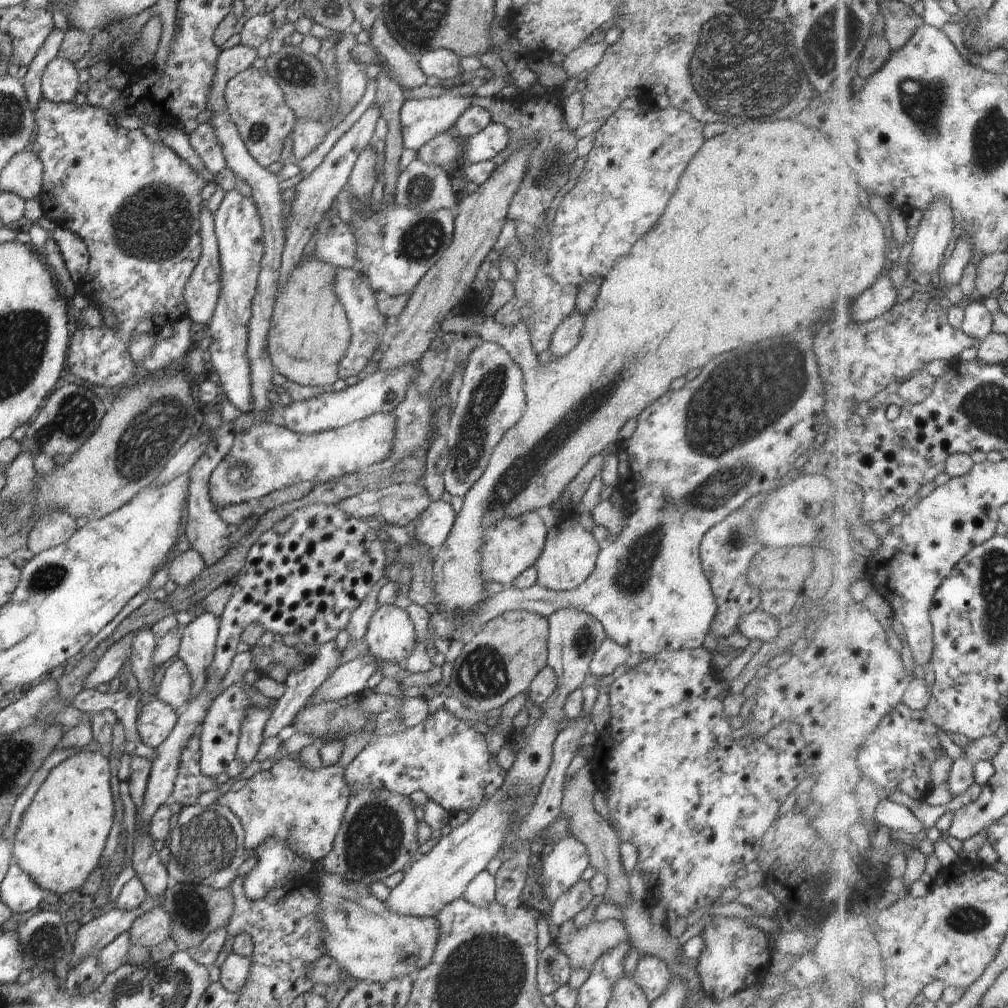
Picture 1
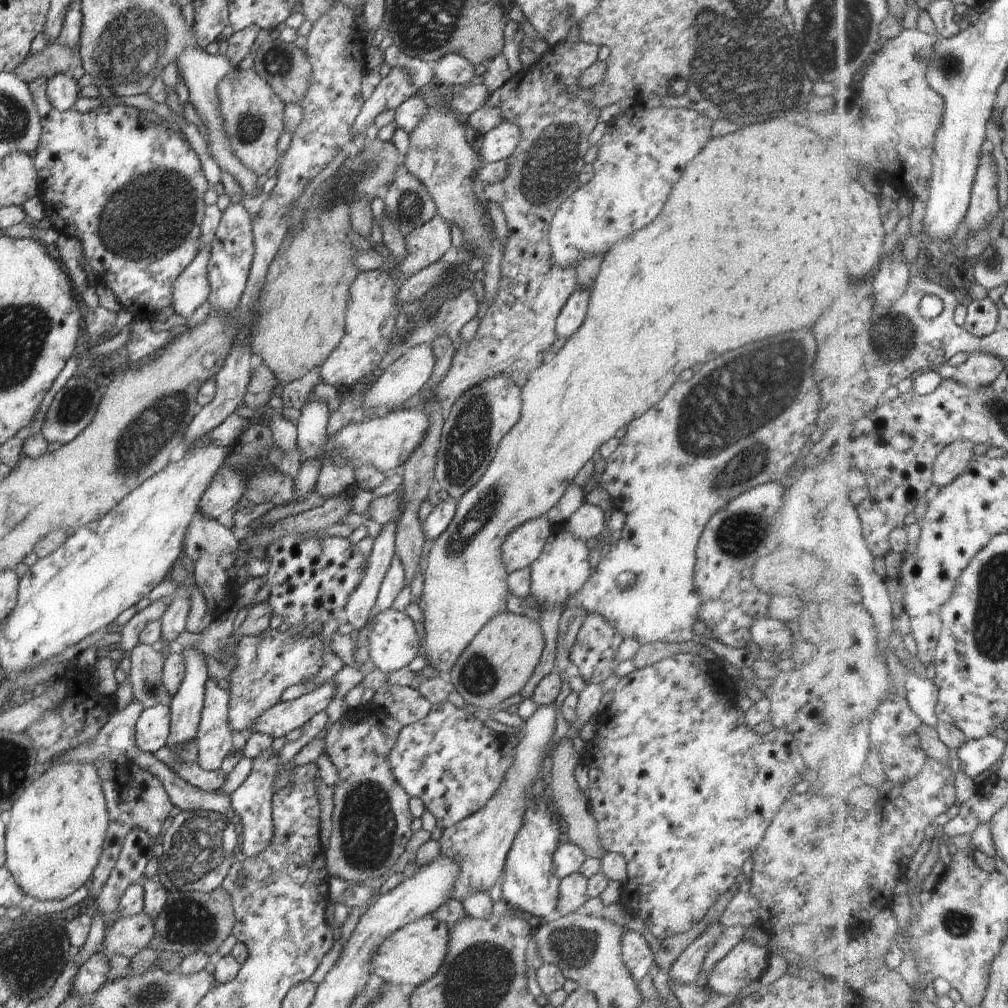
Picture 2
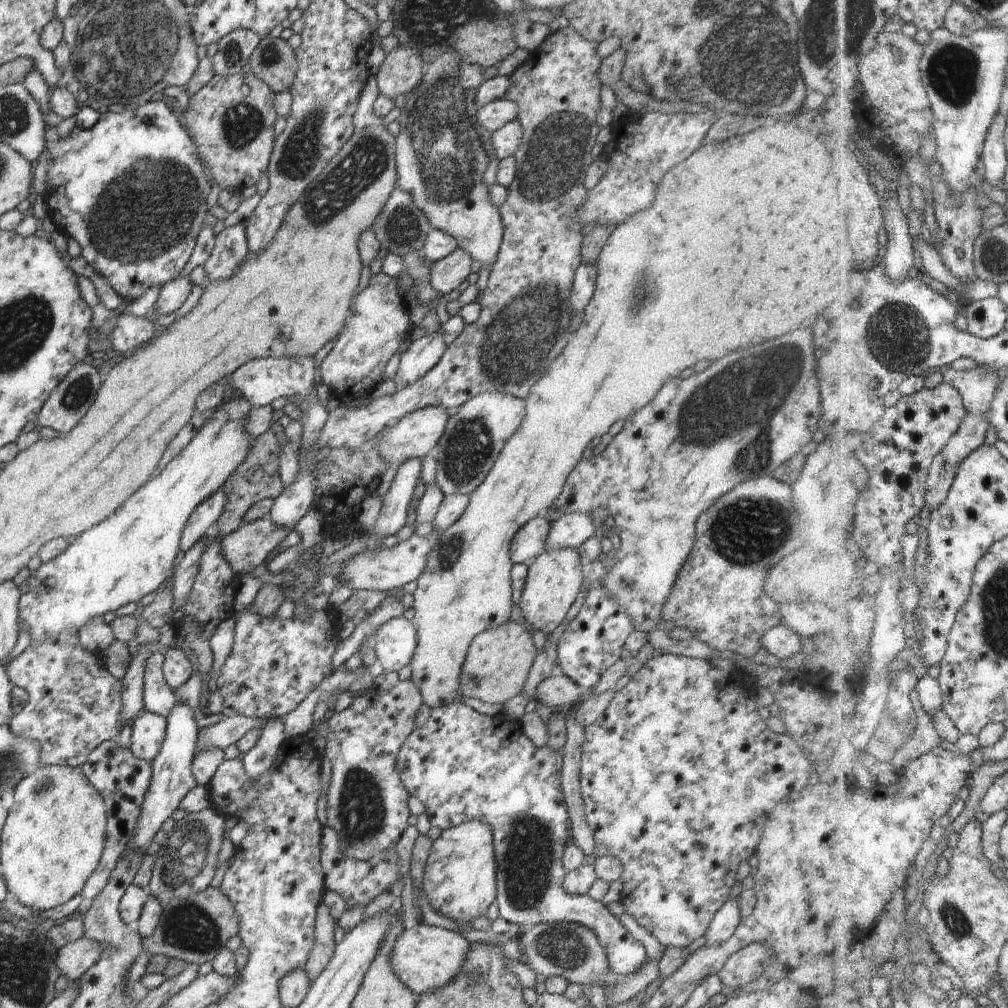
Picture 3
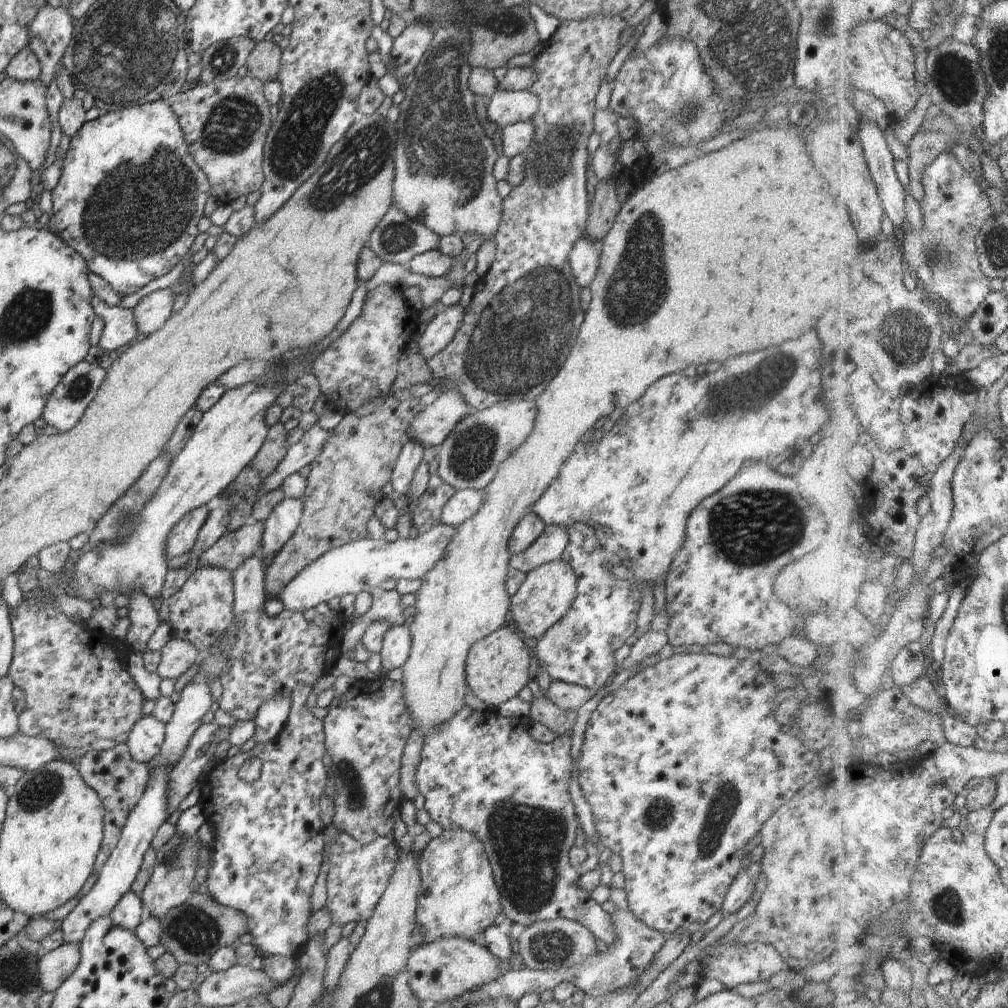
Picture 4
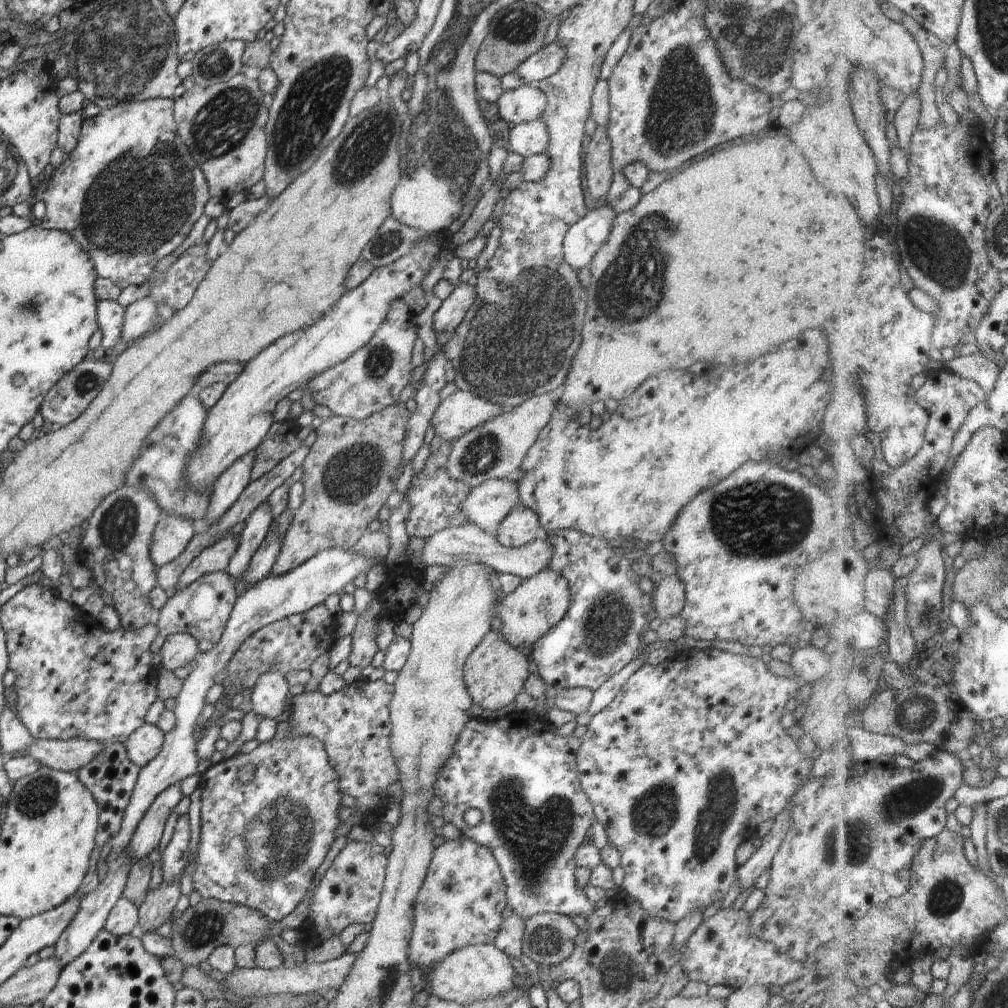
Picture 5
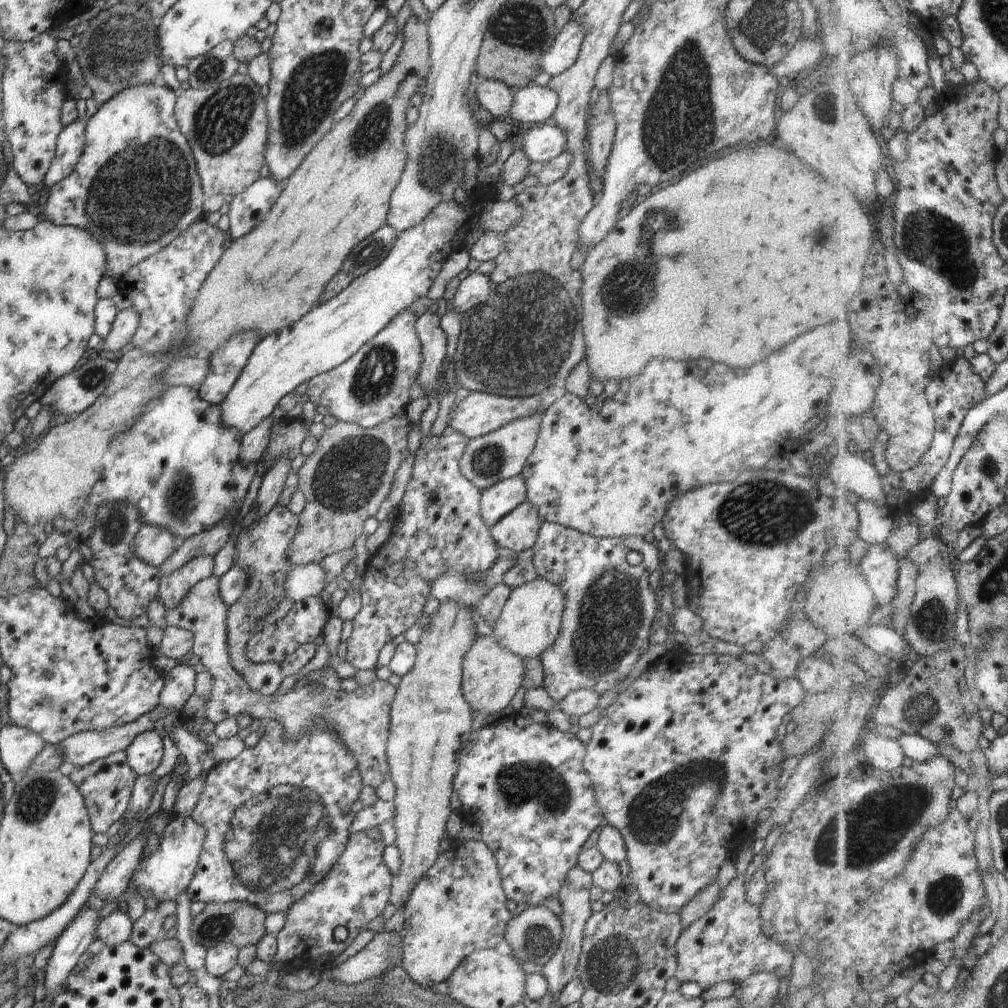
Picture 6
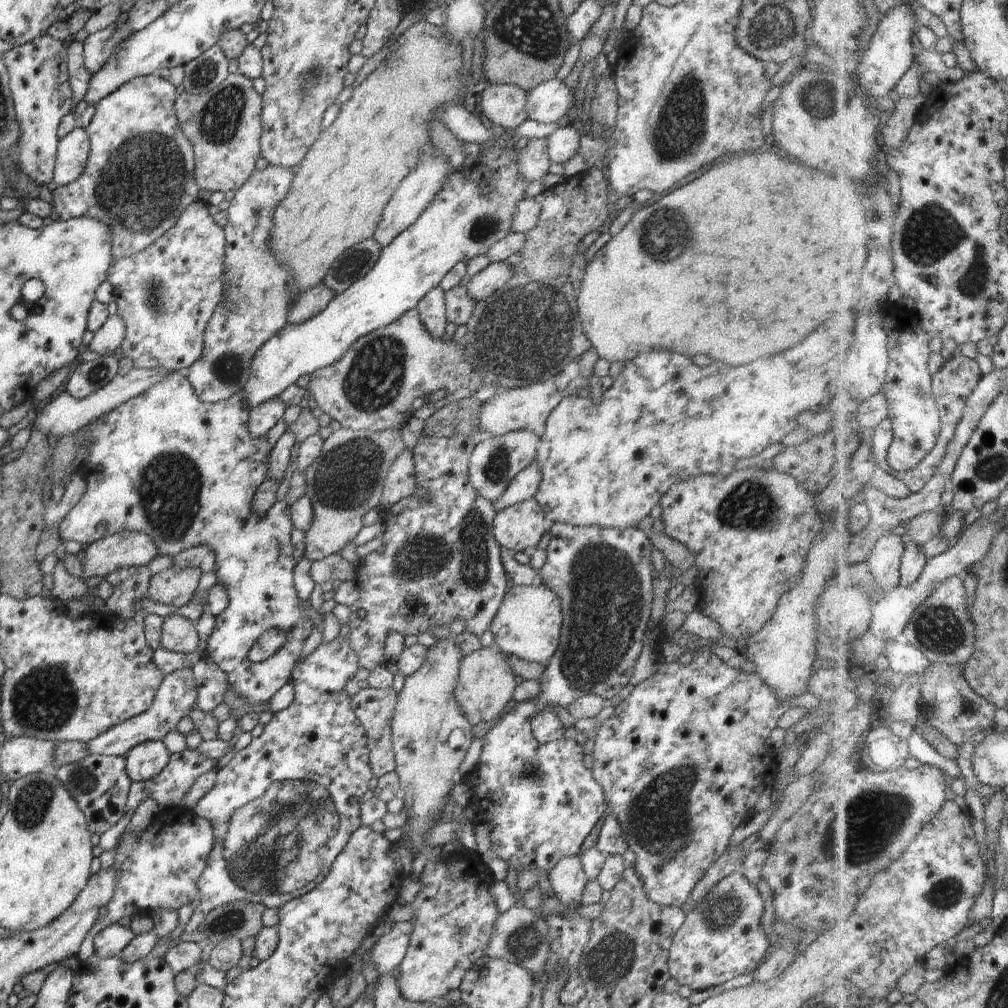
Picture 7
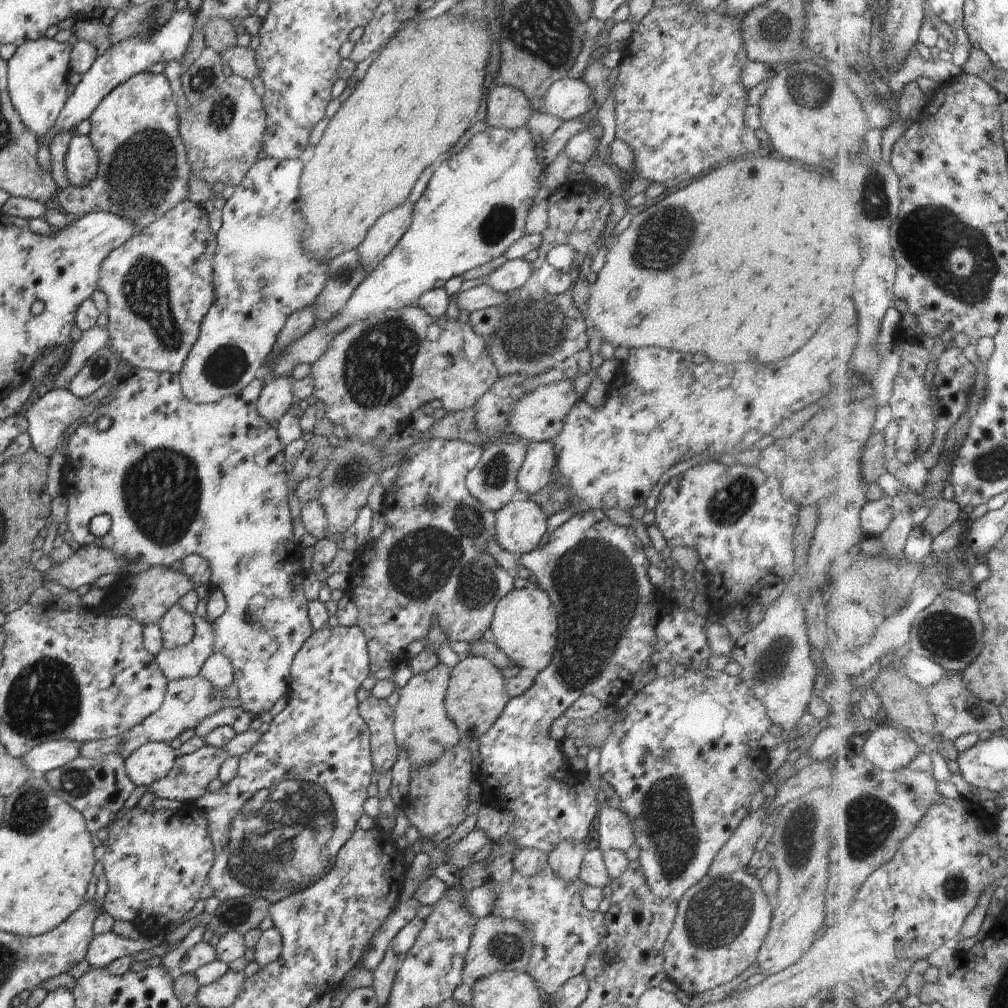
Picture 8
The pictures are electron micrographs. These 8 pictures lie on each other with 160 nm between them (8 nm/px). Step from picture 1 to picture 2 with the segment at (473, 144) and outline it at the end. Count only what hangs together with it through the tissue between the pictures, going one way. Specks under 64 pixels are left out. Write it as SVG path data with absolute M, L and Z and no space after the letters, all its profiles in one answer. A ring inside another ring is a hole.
M503 120L483 137L480 157L484 163L495 163L512 156L520 142L521 132L518 126Z

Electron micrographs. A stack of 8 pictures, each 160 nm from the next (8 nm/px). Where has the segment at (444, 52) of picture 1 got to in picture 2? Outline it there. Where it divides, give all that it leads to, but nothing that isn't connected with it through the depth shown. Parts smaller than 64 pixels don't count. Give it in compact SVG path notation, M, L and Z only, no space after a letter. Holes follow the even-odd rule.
M450 53L432 64L435 82L444 84L470 84L475 74L475 66L463 56Z

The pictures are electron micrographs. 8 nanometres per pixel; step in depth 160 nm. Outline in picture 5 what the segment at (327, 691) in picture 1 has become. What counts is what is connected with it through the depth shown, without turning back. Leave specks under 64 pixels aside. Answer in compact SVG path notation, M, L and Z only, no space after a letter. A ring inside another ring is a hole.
M180 782L172 784L164 792L158 794L150 808L145 812L142 820L135 828L134 834L127 844L128 854L132 856L132 862L148 856L160 842L164 824L174 813L174 808L184 797Z

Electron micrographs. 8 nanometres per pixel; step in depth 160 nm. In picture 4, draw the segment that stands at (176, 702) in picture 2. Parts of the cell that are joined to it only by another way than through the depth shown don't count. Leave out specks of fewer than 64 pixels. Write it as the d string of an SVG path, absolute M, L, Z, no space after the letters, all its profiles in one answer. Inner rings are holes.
M174 767L168 769L157 769L150 774L148 788L143 792L142 798L128 815L126 824L120 832L120 837L116 848L109 854L109 859L103 864L101 871L96 874L91 881L91 889L79 900L75 908L61 922L61 931L64 943L80 944L85 937L88 927L100 917L108 916L114 907L121 901L121 898L131 890L132 883L138 876L138 871L142 866L144 854L151 847L150 842L158 828L169 818L167 811L167 784L169 772Z

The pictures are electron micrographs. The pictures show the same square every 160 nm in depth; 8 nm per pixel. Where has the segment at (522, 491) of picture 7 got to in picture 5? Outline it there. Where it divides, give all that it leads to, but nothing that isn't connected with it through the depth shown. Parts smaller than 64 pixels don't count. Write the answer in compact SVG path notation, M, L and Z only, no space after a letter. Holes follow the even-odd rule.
M513 478L488 479L471 487L467 499L461 502L461 509L470 523L496 536L504 517L518 505L519 494Z

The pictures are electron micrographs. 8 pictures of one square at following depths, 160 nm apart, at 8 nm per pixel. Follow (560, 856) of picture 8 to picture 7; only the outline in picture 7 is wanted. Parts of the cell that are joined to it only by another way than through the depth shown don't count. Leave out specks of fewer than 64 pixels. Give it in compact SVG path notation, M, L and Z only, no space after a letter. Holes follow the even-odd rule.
M578 855L560 857L554 868L549 870L548 877L552 890L564 907L580 904L582 889L589 878L584 874Z

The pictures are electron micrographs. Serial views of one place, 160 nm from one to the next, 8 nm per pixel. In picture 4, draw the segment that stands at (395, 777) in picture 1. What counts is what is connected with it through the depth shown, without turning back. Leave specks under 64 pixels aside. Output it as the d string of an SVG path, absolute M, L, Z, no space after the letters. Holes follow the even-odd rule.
M467 705L460 709L460 712L454 718L447 720L436 731L426 736L422 750L421 759L416 769L415 779L419 790L425 798L423 809L431 816L431 820L437 822L444 830L463 830L474 833L482 841L488 860L490 861L494 878L501 894L501 905L503 913L507 916L507 923L510 925L523 924L525 927L537 923L541 920L556 920L567 918L582 924L586 927L596 939L602 940L605 944L611 945L614 942L615 934L613 923L610 920L610 914L602 909L602 905L596 902L591 893L587 893L579 884L580 874L569 863L569 850L576 842L576 832L580 828L574 805L568 793L568 783L572 780L572 770L575 764L574 758L570 755L571 736L560 735L552 742L541 743L532 738L529 731L530 717L521 716L511 709L506 716L501 716L495 708L489 708L486 711L474 711Z

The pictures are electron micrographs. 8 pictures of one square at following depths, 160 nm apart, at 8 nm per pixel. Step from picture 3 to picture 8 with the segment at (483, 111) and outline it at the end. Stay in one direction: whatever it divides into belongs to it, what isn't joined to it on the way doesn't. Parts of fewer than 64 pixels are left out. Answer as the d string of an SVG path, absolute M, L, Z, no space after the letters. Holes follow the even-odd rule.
M564 77L546 91L542 112L562 118L563 121L578 119L594 112L596 104L591 88L581 78Z

